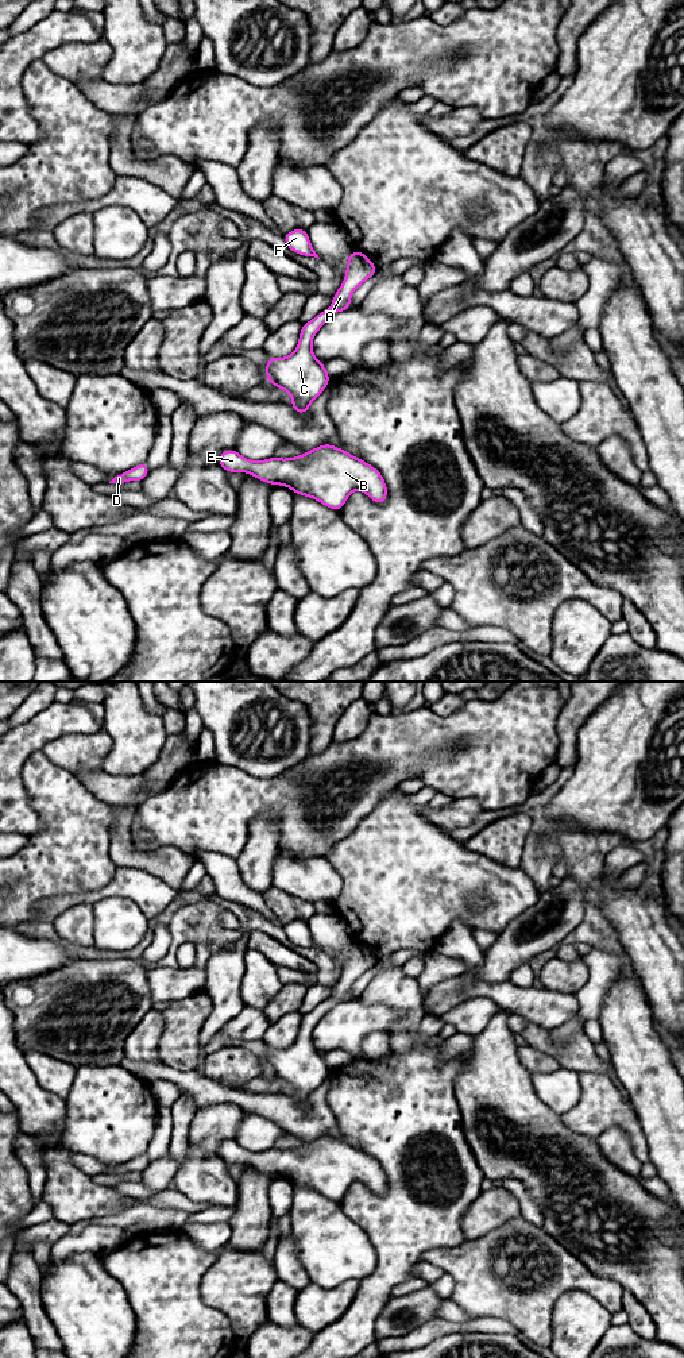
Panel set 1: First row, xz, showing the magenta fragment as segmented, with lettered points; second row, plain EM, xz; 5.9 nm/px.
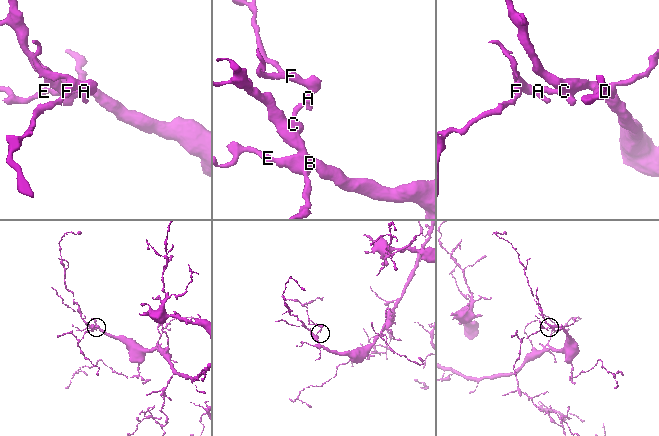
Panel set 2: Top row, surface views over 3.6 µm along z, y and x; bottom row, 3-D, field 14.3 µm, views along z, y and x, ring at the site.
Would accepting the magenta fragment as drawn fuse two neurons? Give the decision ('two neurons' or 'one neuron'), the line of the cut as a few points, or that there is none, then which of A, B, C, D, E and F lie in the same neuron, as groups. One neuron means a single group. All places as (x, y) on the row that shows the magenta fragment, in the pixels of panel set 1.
one neuron; cut none; groups A B C D E F

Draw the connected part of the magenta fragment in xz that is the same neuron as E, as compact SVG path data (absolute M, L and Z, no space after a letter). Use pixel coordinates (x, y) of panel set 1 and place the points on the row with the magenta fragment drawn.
M332 444L306 451L301 456L248 460L236 450L225 450L219 466L227 472L248 472L270 485L289 486L294 494L317 499L341 510L353 490L362 490L375 504L384 504L387 486L382 474L364 460Z

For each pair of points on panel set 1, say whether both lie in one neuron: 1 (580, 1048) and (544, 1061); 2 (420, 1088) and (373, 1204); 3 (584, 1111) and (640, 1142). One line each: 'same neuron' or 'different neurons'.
1: different neurons
2: same neuron
3: same neuron

